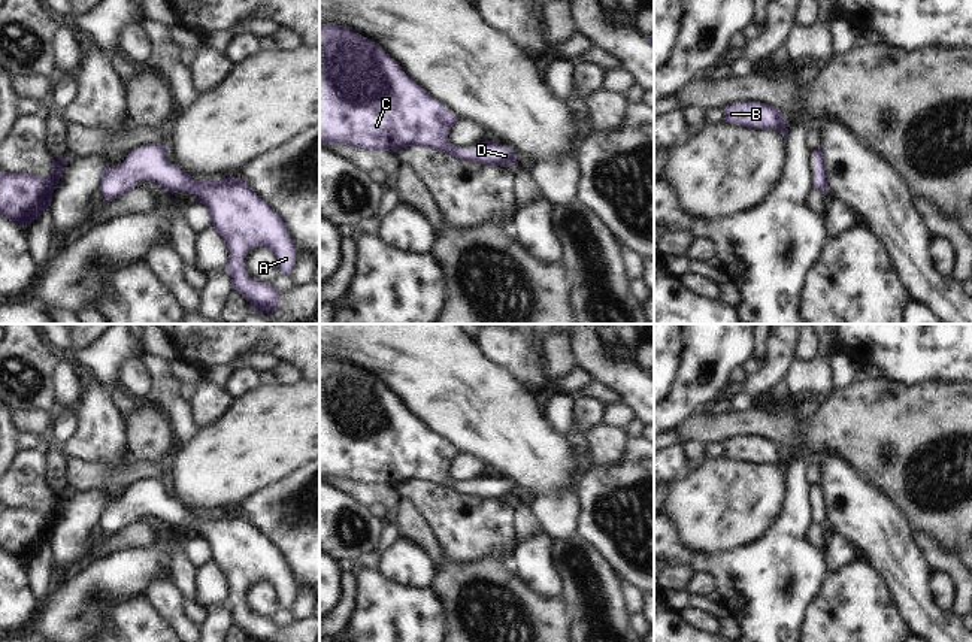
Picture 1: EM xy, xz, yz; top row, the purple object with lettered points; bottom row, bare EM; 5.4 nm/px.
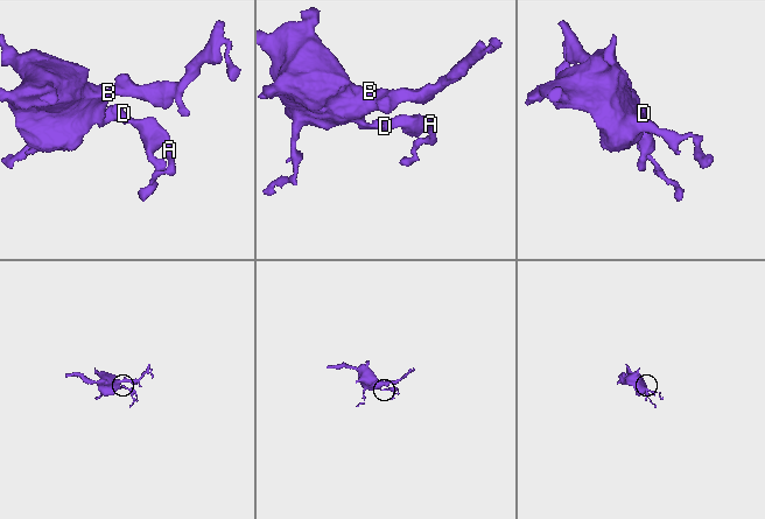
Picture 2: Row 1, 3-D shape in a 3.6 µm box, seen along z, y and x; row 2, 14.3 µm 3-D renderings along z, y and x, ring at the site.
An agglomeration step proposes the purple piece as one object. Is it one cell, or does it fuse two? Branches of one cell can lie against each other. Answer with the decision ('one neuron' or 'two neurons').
one neuron

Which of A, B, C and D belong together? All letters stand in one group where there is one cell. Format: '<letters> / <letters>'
A B C D

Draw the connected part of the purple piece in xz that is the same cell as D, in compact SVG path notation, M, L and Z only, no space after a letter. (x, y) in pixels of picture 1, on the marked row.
M320 25L320 145L349 145L391 154L406 146L427 146L464 161L517 164L514 149L494 140L481 142L467 151L451 145L448 134L457 119L373 40L349 27Z

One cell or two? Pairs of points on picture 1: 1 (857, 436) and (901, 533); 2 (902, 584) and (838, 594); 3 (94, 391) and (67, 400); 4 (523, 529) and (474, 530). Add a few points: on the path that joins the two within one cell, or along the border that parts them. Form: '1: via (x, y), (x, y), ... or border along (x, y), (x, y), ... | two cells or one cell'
1: border along (856, 472), (884, 493), (907, 520) | two cells
2: border along (866, 560), (878, 572), (898, 611), (905, 618) | two cells
3: border along (76, 375), (78, 400), (67, 417) | two cells
4: border along (514, 499), (511, 527), (512, 536), (517, 541) | two cells

